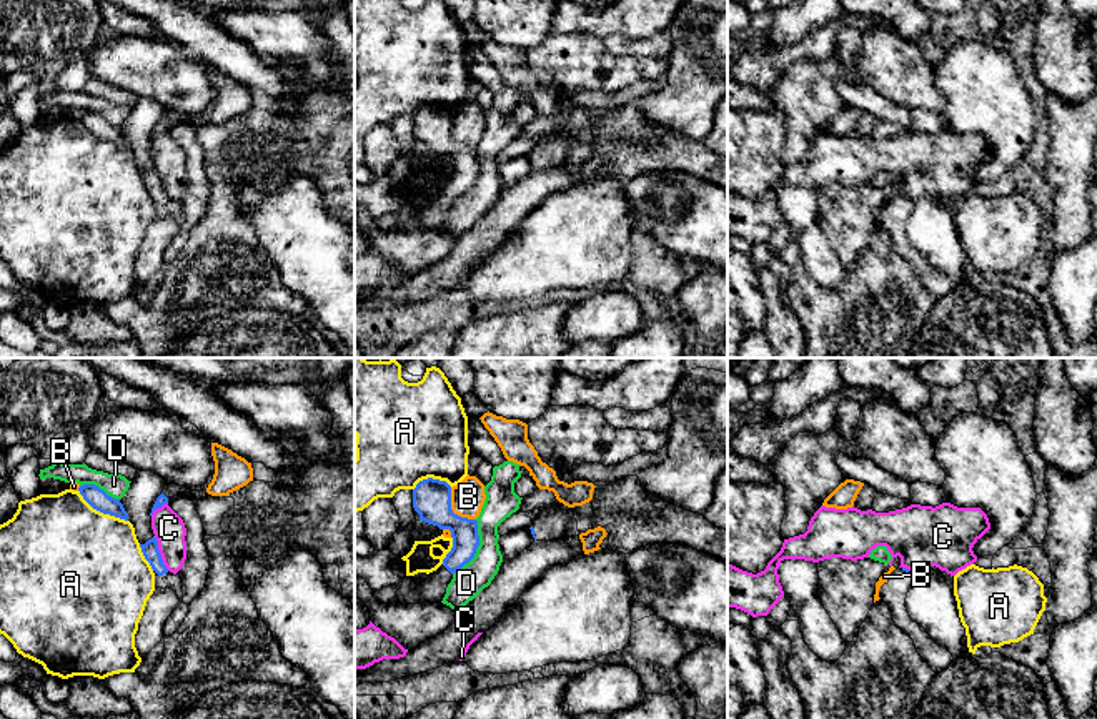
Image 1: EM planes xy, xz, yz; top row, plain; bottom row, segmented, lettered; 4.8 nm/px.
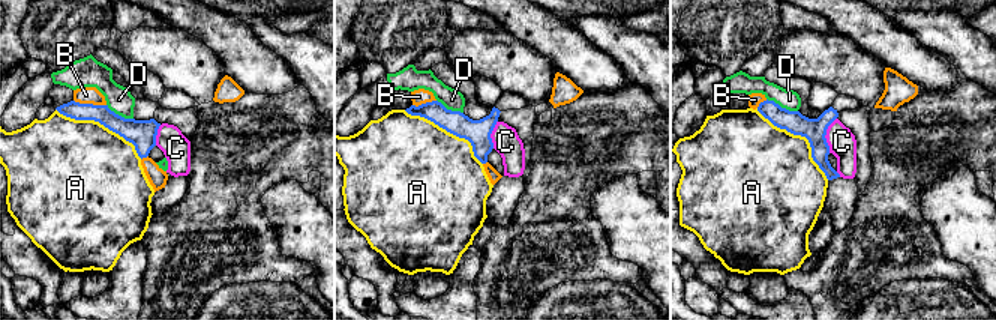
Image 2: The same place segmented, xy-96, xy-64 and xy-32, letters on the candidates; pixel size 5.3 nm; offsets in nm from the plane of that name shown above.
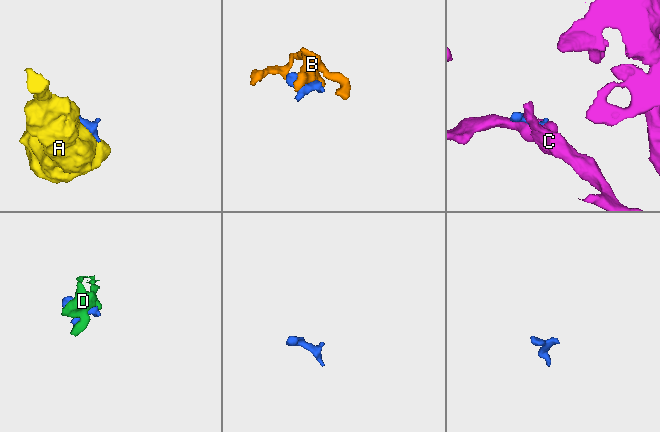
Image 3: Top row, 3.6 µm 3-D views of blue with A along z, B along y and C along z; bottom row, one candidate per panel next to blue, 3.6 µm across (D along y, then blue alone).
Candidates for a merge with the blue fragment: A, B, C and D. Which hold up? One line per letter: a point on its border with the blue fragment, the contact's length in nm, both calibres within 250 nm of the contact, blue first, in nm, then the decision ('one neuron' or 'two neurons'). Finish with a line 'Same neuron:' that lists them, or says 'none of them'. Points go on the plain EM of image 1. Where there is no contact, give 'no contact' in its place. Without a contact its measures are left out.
A: xy (102, 138) | 280 nm | 100/480 nm | two neurons
B: xz (451, 138) | 200 nm | 190/160 nm | two neurons
C: xy (158, 180) | 180 nm | 80/160 nm | two neurons
D: xz (476, 175) | 300 nm | 130/150 nm | two neurons
Same neuron: none of them

